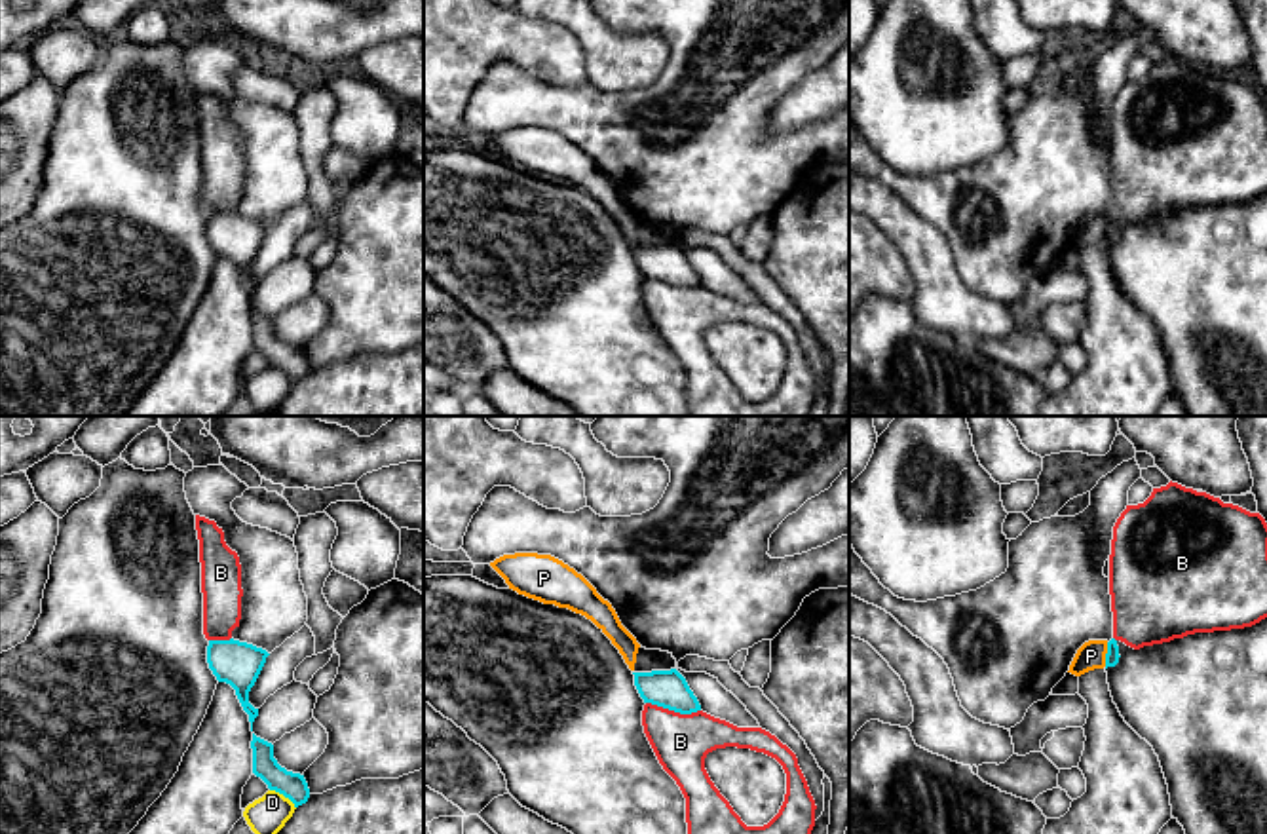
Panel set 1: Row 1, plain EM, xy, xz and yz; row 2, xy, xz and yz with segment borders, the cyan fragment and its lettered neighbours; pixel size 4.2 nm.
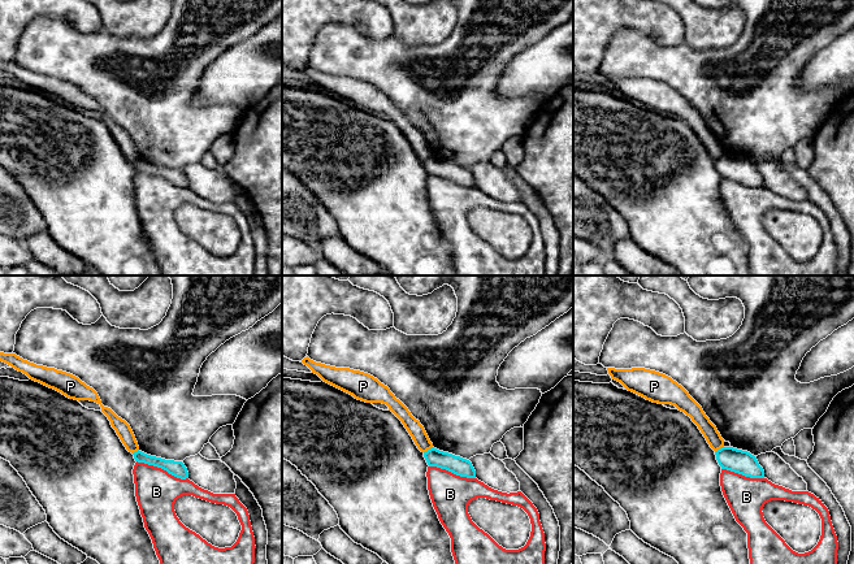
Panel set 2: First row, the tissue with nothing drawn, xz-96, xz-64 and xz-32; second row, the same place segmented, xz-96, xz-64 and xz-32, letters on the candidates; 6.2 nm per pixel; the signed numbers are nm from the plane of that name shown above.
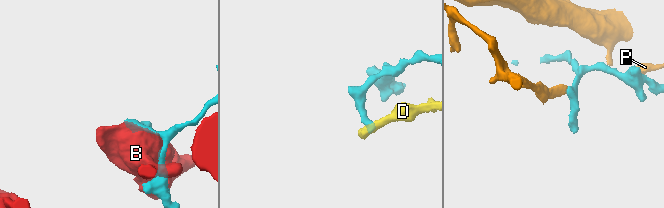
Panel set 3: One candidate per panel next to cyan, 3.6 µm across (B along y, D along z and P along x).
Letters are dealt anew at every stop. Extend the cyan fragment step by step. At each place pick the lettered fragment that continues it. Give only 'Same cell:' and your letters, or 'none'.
Same cell: none

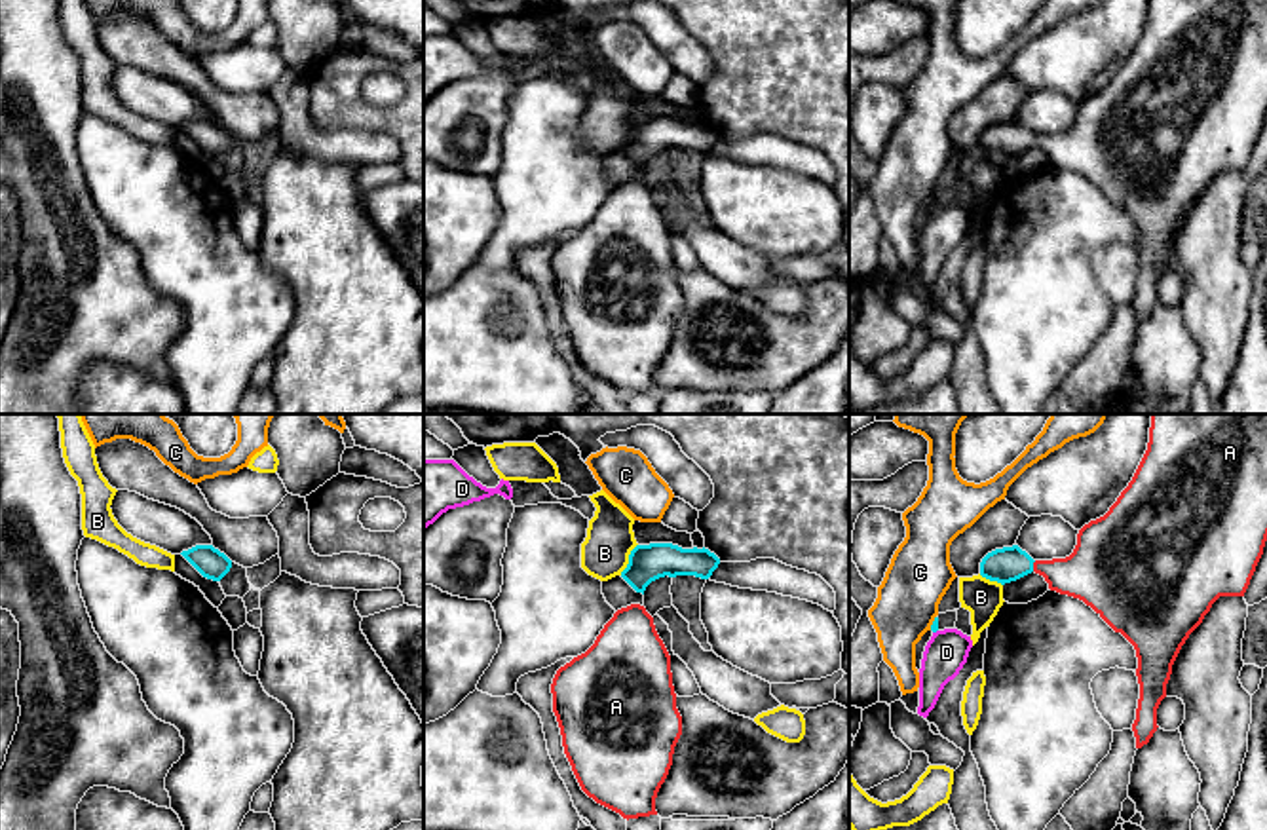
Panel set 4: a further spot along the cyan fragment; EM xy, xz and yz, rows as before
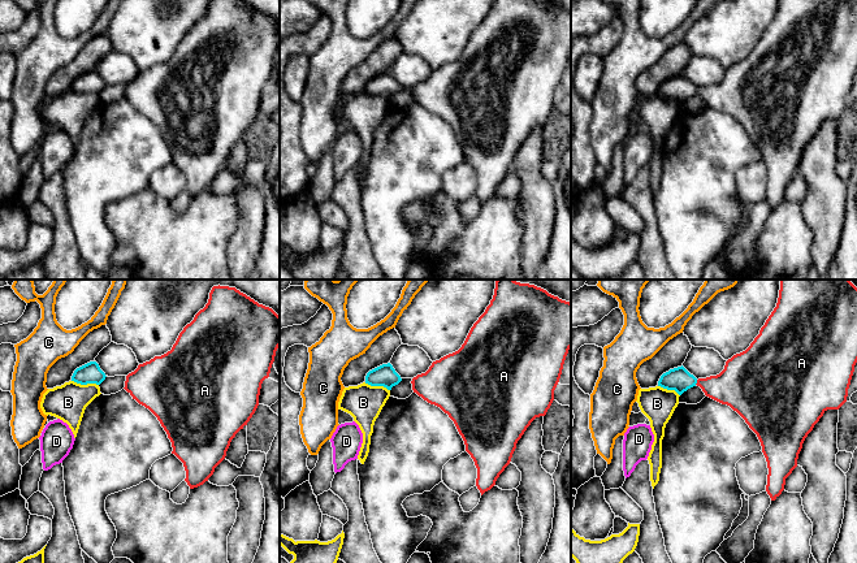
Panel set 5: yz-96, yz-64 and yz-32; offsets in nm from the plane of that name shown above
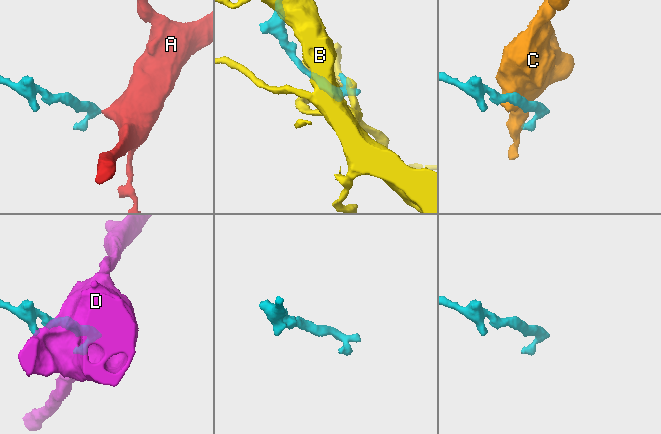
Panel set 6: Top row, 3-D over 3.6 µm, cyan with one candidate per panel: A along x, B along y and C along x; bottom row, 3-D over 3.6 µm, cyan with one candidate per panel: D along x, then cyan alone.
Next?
Same cell: A

